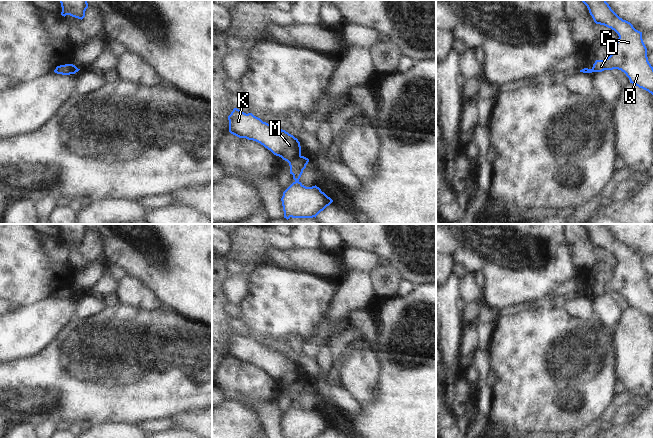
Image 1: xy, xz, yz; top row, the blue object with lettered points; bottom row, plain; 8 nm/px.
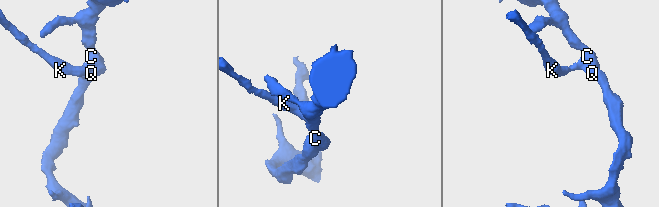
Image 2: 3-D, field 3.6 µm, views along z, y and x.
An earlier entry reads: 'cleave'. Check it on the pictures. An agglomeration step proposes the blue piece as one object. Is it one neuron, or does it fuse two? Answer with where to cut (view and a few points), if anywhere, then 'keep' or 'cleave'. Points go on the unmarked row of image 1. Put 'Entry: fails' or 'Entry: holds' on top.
Entry: holds
cut in xz along (300, 379), (288, 386); cleave

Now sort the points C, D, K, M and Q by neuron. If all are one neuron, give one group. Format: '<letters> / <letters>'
C D Q / K M

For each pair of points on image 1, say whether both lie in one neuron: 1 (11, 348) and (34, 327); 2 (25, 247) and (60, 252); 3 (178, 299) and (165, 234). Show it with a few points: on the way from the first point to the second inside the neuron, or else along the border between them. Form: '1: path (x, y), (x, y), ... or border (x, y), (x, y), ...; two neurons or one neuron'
1: path (17, 342), (28, 331); one neuron
2: border (43, 236), (43, 247), (54, 258), (67, 261); two neurons
3: path (178, 283), (178, 250); one neuron

